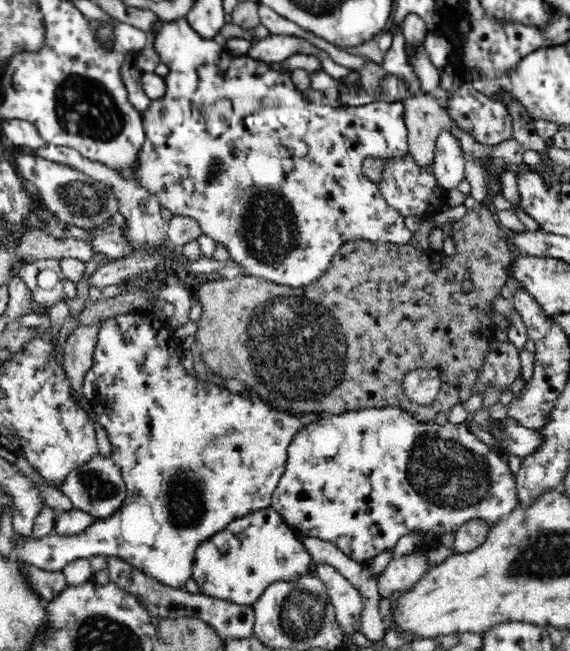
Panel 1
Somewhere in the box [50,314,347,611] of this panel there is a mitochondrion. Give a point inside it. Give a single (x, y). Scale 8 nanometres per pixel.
(186, 501)

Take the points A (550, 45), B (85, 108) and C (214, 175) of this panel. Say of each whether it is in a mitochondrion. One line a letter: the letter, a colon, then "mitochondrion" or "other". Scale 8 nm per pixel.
A: other
B: mitochondrion
C: mitochondrion

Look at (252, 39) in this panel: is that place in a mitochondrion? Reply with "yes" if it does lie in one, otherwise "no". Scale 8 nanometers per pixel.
no

